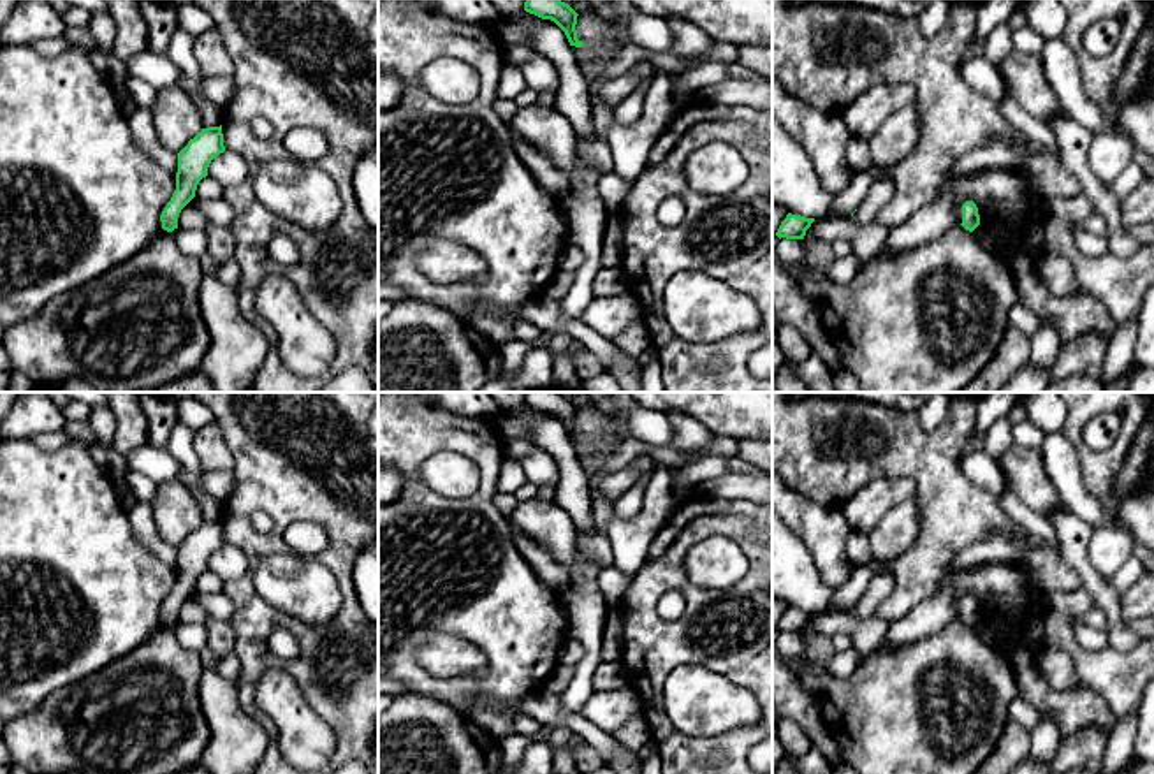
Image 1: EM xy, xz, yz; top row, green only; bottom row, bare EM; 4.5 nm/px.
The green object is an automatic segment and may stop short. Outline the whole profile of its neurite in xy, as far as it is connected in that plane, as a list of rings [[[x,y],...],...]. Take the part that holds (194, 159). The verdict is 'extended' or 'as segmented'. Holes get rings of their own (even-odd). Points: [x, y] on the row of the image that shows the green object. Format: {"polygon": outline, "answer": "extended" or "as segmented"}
{"polygon": [[[220,127],[202,128],[178,153],[176,190],[160,215],[162,229],[172,232],[178,229],[181,209],[195,197],[197,185],[208,176],[213,158],[225,151]]], "answer": "as segmented"}

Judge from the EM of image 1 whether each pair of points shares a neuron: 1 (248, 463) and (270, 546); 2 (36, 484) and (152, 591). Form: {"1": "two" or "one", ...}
{"1": "one", "2": "one"}

